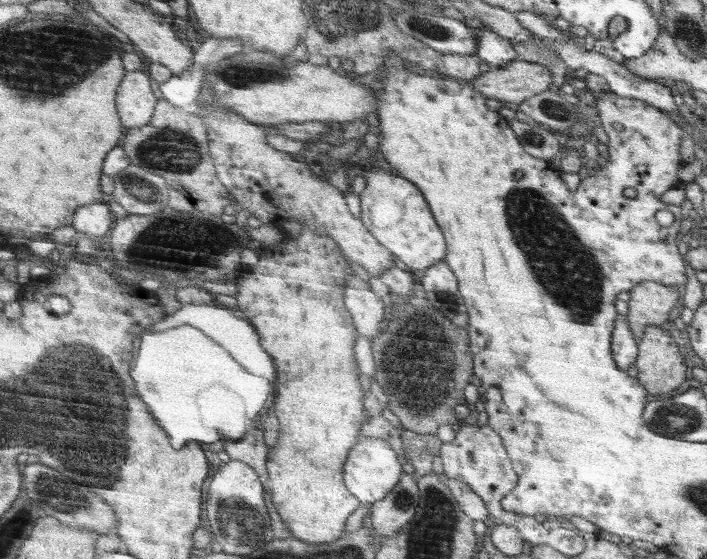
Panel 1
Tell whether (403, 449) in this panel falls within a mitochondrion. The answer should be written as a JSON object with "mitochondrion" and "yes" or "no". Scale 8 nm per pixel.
{"mitochondrion":"no"}

